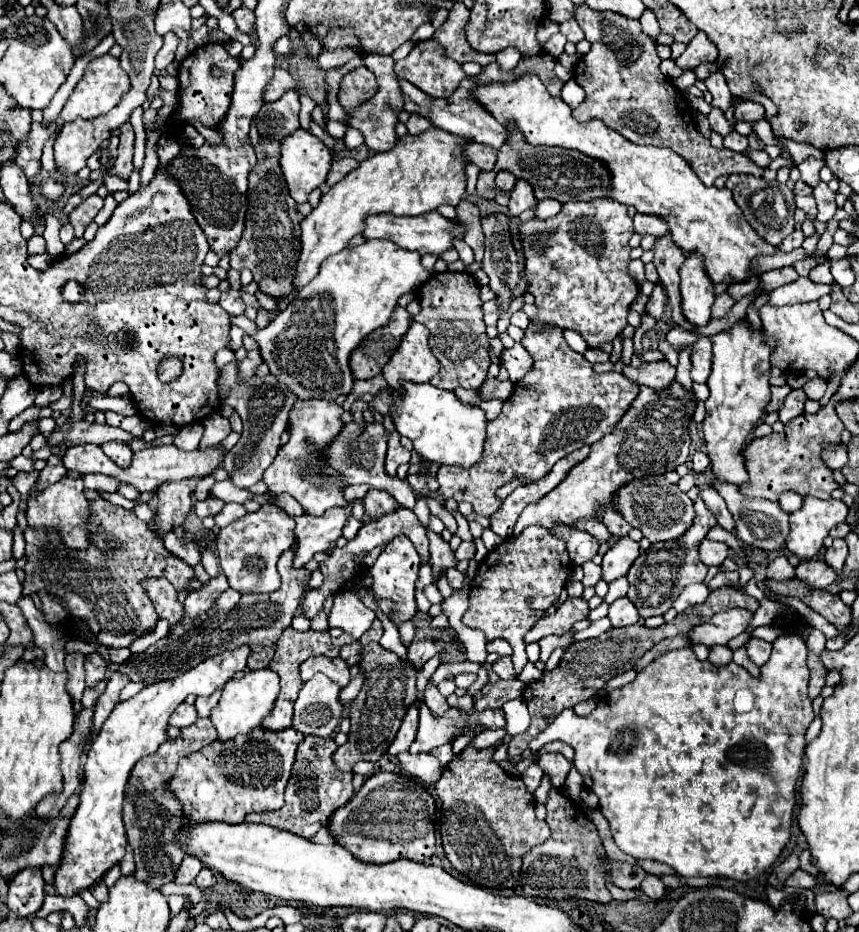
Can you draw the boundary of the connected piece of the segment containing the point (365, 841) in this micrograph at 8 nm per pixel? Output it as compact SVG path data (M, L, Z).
M379 771L365 779L361 789L349 799L347 805L333 811L327 829L333 833L335 843L345 847L361 863L393 863L397 859L411 859L417 863L429 863L435 849L435 801L421 787L413 783L413 777L401 777L399 773Z

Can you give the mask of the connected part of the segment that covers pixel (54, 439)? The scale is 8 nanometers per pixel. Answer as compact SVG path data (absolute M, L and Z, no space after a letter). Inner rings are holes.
M79 421L73 423L71 427L67 423L63 423L61 427L57 427L53 431L53 435L49 437L49 445L59 445L65 443L67 447L71 447L73 443L95 443L95 445L105 445L109 441L117 441L117 443L129 443L137 437L133 437L131 433L123 431L121 427L111 427L111 425L101 425L101 423L87 423L87 421Z

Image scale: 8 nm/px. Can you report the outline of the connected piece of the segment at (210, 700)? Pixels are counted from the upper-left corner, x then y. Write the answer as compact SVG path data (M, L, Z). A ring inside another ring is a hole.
M222 689L217 690L209 697L197 697L194 706L199 718L209 718L212 709L217 705Z

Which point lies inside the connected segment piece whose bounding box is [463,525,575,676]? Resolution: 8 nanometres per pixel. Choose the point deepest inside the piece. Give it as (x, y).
(534, 564)

